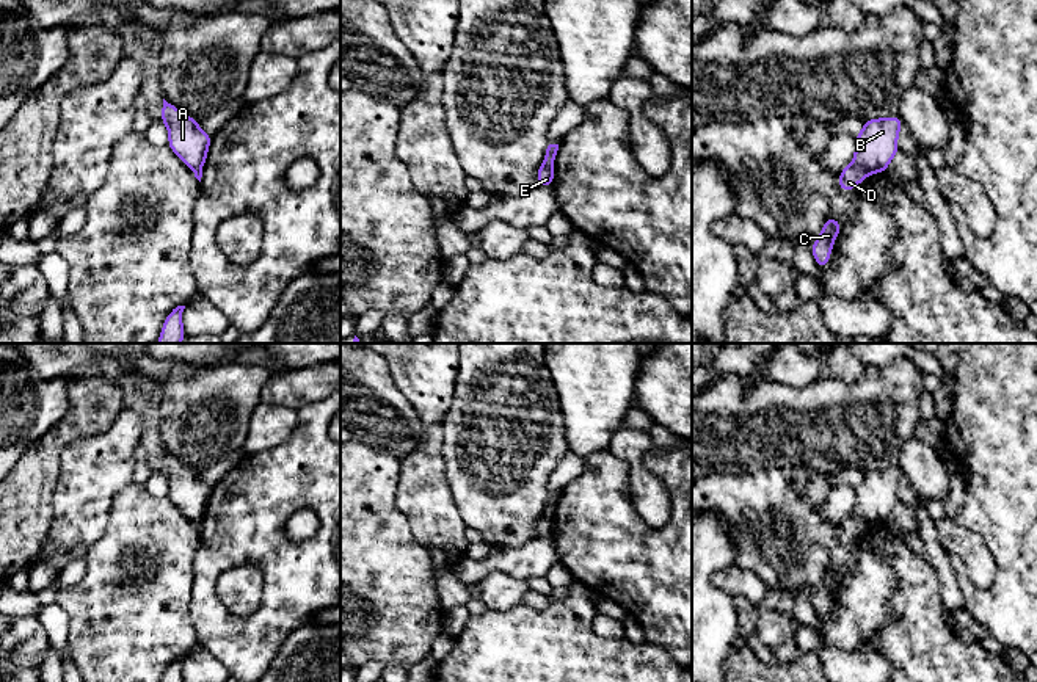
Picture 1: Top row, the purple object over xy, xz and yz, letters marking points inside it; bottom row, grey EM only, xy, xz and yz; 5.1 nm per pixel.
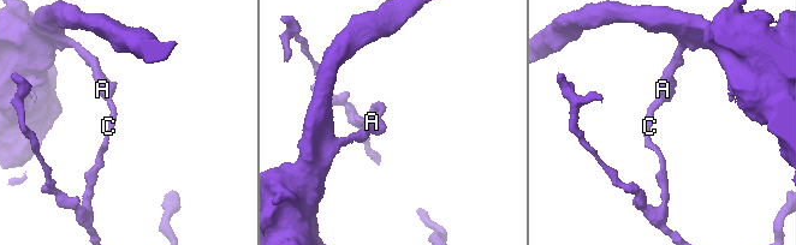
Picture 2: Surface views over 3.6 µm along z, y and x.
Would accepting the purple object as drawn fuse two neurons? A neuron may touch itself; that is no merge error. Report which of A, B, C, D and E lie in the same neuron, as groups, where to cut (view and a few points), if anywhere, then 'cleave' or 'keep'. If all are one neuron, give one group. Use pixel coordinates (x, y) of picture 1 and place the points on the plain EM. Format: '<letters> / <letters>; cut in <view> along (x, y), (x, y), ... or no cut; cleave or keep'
A B E / C D; cut in yz along (852, 515), (868, 524); cleave

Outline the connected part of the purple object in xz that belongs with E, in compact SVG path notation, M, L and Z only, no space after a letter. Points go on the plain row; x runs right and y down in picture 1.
M543 513L537 524L538 538L554 538L554 517Z

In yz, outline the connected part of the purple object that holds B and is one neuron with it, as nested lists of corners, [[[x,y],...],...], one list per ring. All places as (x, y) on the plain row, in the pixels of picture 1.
[[[899,467],[864,470],[863,481],[855,488],[853,516],[868,525],[885,524],[899,502],[897,484],[902,478]]]

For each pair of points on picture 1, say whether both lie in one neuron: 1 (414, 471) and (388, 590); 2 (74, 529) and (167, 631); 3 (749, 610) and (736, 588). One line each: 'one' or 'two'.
1: two
2: two
3: two

